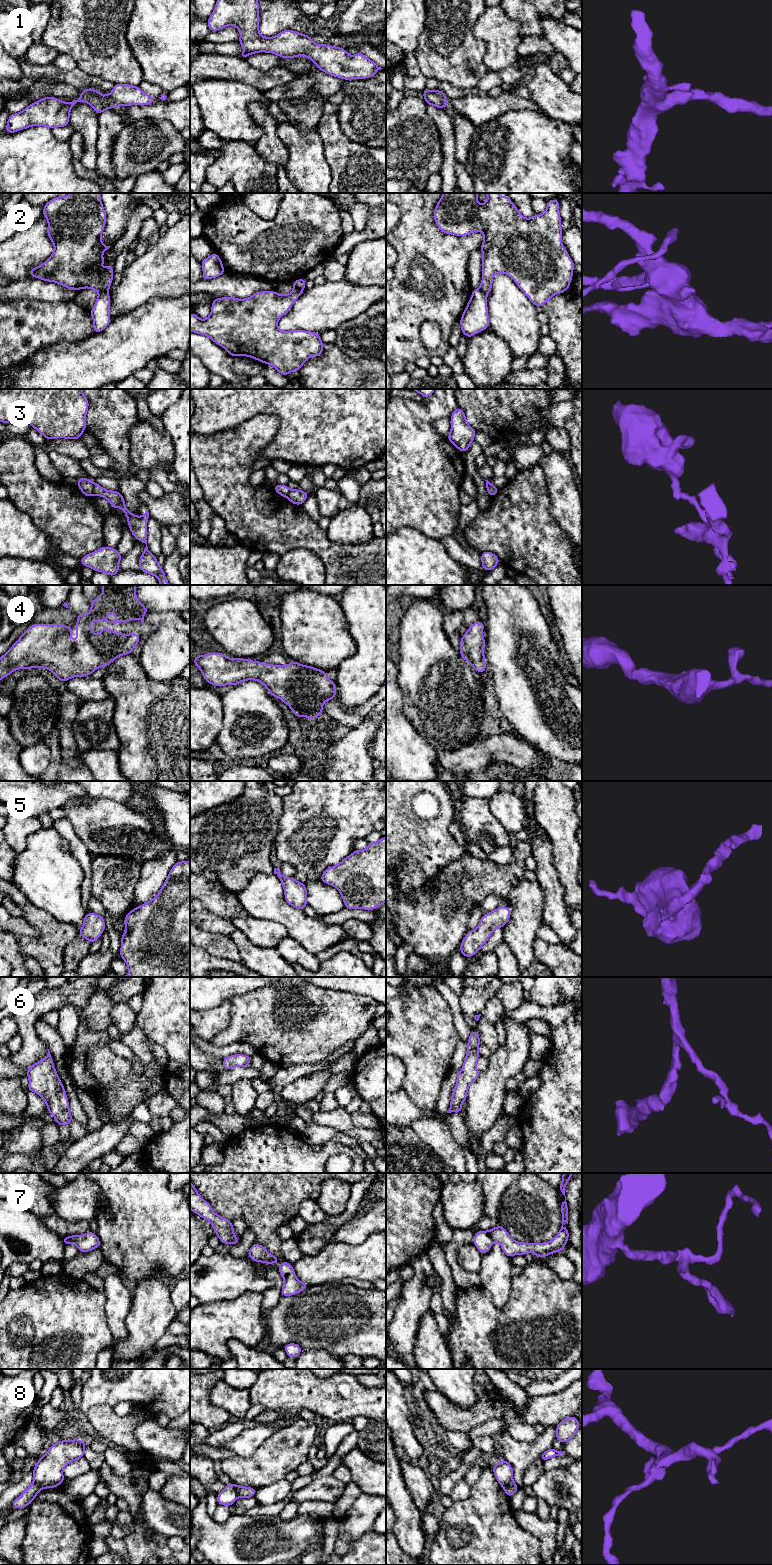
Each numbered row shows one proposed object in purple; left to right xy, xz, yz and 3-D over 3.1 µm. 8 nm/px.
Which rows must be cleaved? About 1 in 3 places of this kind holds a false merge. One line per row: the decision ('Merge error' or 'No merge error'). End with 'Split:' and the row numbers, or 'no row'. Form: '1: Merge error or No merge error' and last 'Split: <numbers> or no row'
1: No merge error
2: Merge error
3: Merge error
4: No merge error
5: No merge error
6: No merge error
7: No merge error
8: Merge error
Split: 2, 3, 8

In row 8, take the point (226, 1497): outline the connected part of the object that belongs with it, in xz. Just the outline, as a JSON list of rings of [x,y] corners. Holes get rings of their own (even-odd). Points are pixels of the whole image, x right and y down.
[[[231,1482],[225,1486],[225,1488],[217,1494],[218,1505],[230,1506],[233,1505],[238,1498],[238,1493],[235,1489],[235,1485]]]

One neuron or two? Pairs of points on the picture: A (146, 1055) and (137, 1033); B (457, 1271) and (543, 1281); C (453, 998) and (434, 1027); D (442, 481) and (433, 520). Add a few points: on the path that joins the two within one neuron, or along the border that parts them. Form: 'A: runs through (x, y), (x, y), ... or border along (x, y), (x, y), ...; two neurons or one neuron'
A: runs through (142, 1050), (137, 1038); one neuron
B: border along (479, 1285), (460, 1289); two neurons
C: border along (433, 987), (447, 1003), (456, 1027); two neurons
D: runs through (432, 491), (432, 510); one neuron

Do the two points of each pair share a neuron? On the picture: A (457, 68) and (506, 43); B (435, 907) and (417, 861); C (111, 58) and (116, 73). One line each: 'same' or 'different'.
A: different
B: different
C: same

